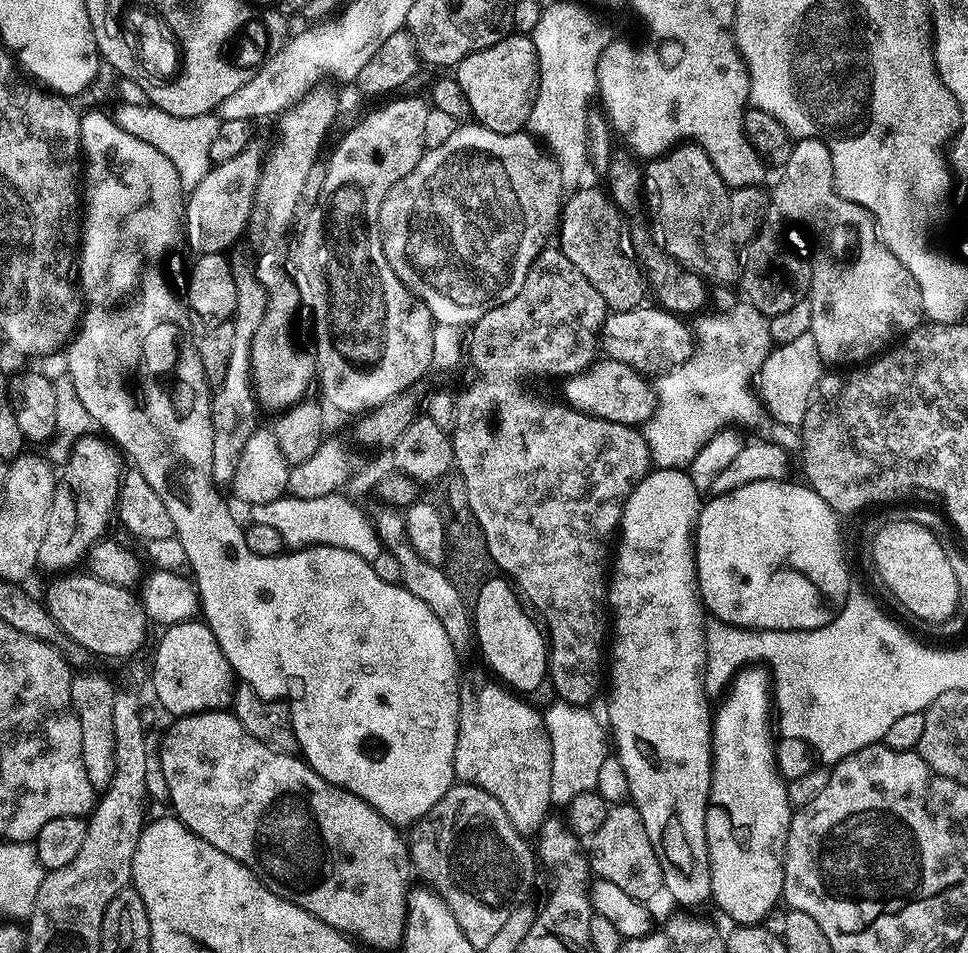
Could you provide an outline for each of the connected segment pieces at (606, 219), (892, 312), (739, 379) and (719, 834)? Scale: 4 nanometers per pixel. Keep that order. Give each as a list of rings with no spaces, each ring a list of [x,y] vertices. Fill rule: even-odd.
[[[599,187],[579,188],[563,201],[558,225],[558,247],[584,277],[590,286],[602,294],[612,312],[629,312],[645,303],[646,281],[635,256],[626,244],[626,221],[611,195]]]
[[[879,241],[861,253],[853,269],[834,269],[835,280],[812,301],[811,336],[825,365],[860,366],[883,353],[893,342],[921,327],[924,307],[918,282]],[[889,343],[889,344],[888,344]],[[888,344],[888,345],[887,345]],[[876,352],[876,353],[875,353]]]
[[[741,302],[737,308],[720,312],[717,316],[703,316],[701,315],[701,320],[694,324],[694,332],[699,343],[700,340],[704,343],[704,353],[701,356],[700,353],[693,355],[681,368],[674,368],[671,372],[661,375],[660,384],[655,385],[660,405],[656,415],[643,429],[643,433],[656,468],[687,469],[698,450],[702,450],[702,446],[710,442],[714,433],[729,426],[740,426],[736,424],[746,424],[762,410],[761,401],[754,391],[754,381],[760,367],[766,362],[768,353],[774,347],[769,317],[763,316],[755,306],[747,302]]]
[[[749,667],[739,673],[738,679],[731,685],[728,705],[721,712],[717,711],[712,726],[712,795],[706,810],[706,838],[708,839],[708,853],[710,854],[710,878],[712,879],[711,899],[733,920],[736,926],[756,926],[759,920],[768,916],[768,911],[777,903],[781,903],[784,895],[784,847],[788,837],[788,827],[792,821],[793,807],[788,801],[788,784],[780,771],[776,769],[776,749],[772,732],[768,729],[768,712],[770,716],[770,676],[767,671],[757,667]]]

